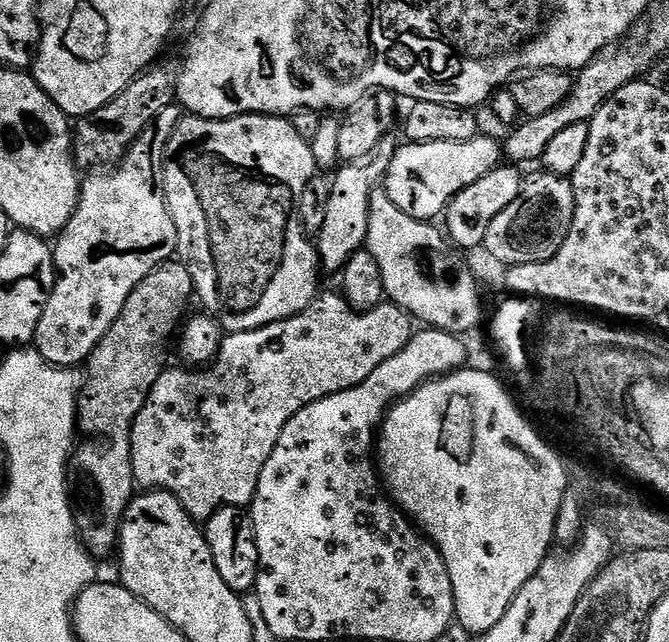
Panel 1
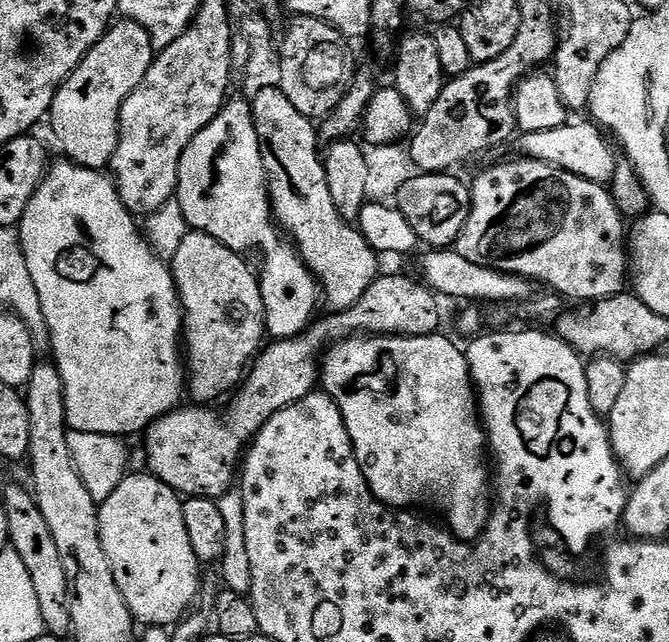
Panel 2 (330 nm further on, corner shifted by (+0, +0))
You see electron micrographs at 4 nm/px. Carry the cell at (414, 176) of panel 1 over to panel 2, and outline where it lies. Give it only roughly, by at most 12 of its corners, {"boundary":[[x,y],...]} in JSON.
{"boundary":[[595,123],[525,132],[521,153],[611,185],[617,149]]}

